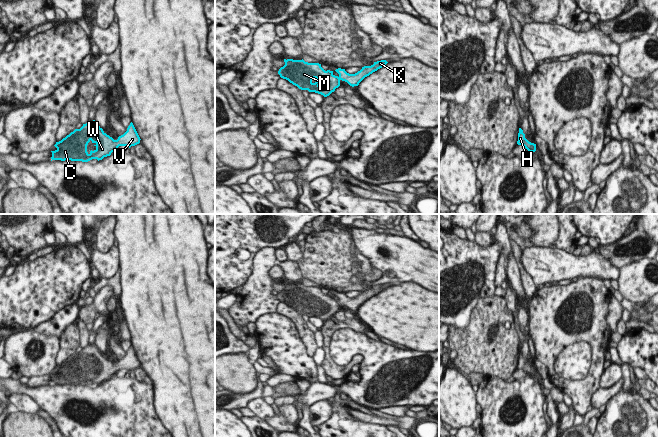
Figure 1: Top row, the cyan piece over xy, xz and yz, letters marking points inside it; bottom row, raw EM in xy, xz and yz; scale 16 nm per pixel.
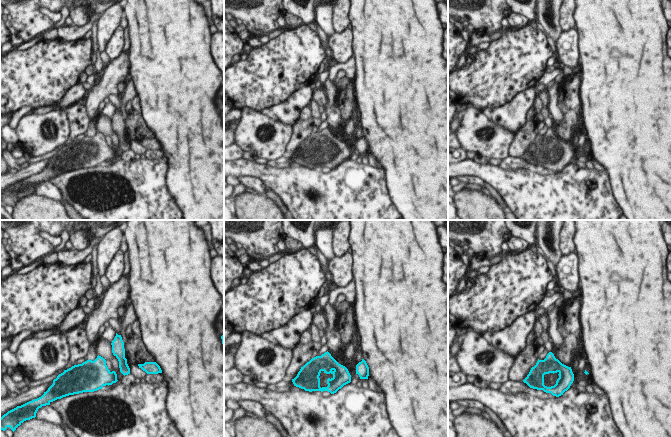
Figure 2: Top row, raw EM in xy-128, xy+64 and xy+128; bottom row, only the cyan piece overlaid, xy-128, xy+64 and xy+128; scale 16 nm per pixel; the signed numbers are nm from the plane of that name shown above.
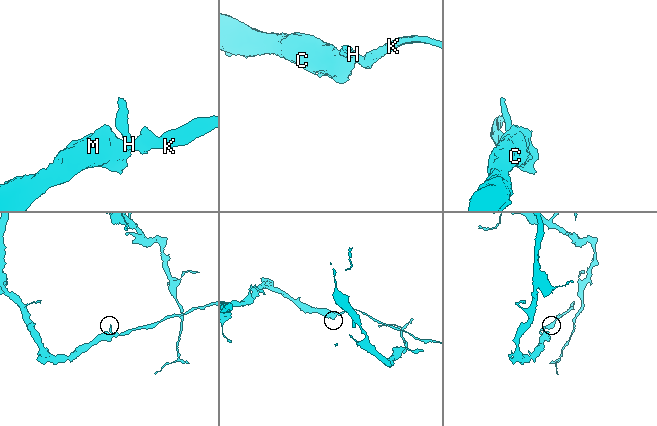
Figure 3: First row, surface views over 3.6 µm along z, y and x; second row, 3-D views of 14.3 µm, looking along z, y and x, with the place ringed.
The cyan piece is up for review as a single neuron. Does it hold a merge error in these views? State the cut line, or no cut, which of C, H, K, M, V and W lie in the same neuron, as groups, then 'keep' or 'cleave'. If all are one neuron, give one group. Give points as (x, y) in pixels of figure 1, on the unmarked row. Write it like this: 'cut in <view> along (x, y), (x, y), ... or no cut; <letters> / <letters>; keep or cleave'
no cut; C H K M V W; keep

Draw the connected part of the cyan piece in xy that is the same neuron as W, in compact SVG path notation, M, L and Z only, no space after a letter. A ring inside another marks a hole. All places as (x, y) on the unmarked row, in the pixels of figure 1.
M88 345L80 353L75 353L61 365L54 369L57 373L52 376L52 384L71 384L88 386L92 383L102 384L104 381L110 380L119 370L135 370L140 367L140 361L131 346L127 355L114 364L107 359L98 347ZM89 366L94 367L96 373L87 376Z

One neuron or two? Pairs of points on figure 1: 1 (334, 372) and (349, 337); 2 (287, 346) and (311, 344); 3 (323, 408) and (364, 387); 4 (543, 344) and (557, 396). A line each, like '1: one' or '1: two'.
1: two
2: two
3: two
4: two

